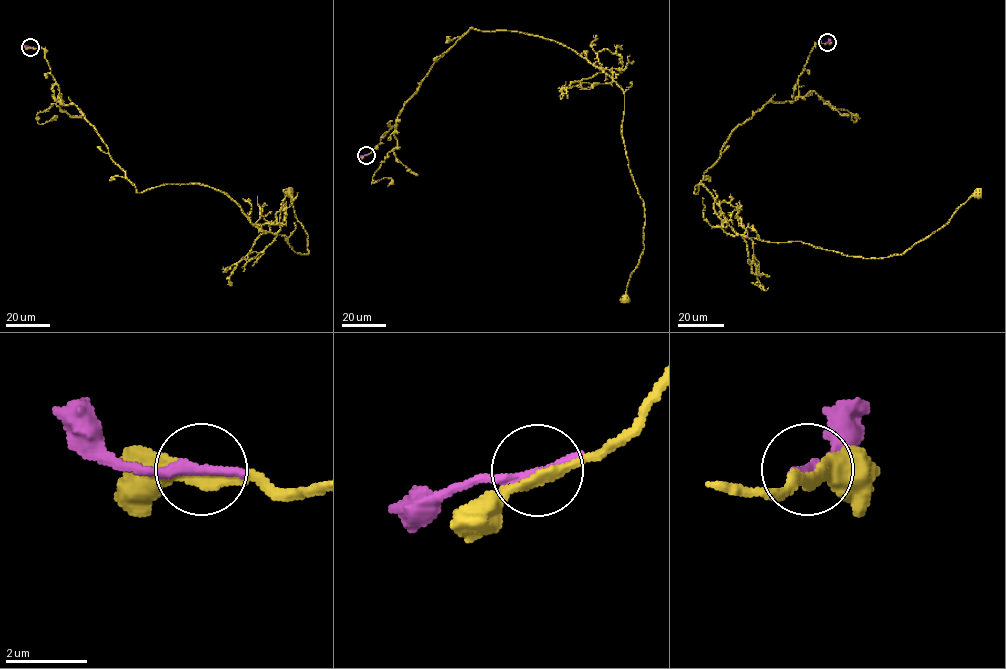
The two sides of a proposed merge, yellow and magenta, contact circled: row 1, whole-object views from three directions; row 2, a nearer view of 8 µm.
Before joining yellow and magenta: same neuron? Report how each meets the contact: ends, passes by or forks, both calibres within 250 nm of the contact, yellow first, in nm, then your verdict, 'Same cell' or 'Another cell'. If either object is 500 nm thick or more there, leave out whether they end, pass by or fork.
At the ring yellow passes by. At the ring magenta ends. Thickness 300 nm (yellow) against 300 nm. Another cell

